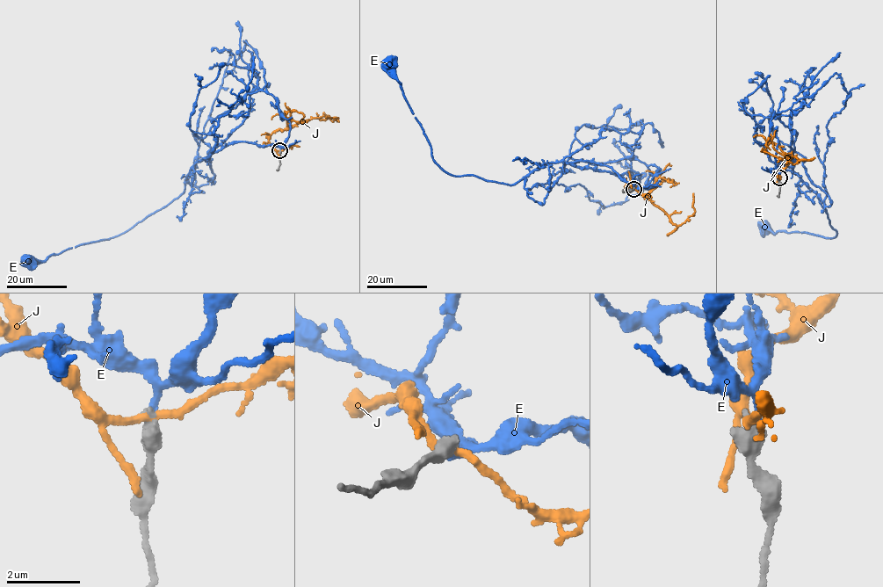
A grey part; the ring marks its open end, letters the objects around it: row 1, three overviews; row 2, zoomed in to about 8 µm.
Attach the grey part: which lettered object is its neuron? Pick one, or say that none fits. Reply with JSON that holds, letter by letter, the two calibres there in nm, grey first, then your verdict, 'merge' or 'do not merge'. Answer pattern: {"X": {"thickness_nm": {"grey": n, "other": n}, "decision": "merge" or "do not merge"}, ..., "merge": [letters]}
{"E": {"thickness_nm": {"grey": 440, "other": 130}, "decision": "merge"}, "J": {"thickness_nm": {"grey": 440, "other": 190}, "decision": "do not merge"}, "merge": ["E"]}

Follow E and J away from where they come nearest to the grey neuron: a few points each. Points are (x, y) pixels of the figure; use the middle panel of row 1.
E: (633, 189), (611, 168), (592, 162), (550, 162), (512, 184), (452, 176), (432, 158), (390, 63)
J: (633, 189), (627, 184), (626, 186), (639, 190), (676, 226), (694, 213), (693, 192)

